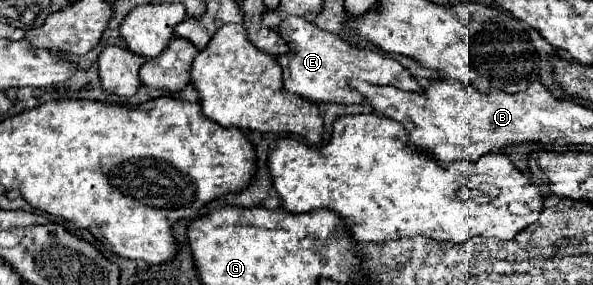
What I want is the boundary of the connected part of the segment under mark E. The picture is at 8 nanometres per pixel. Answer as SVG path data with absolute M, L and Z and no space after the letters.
M305 17L285 19L285 23L279 29L279 35L291 47L289 59L287 59L287 55L277 57L277 61L281 63L281 67L285 71L285 75L283 75L285 91L305 97L313 103L319 103L319 101L345 103L345 105L363 103L365 101L363 95L349 85L349 81L353 81L353 79L367 81L371 85L395 85L397 89L403 89L403 91L415 91L415 93L423 91L419 81L399 61L395 61L383 53L375 53L371 49L349 45L339 35L319 29L317 25L309 23Z

